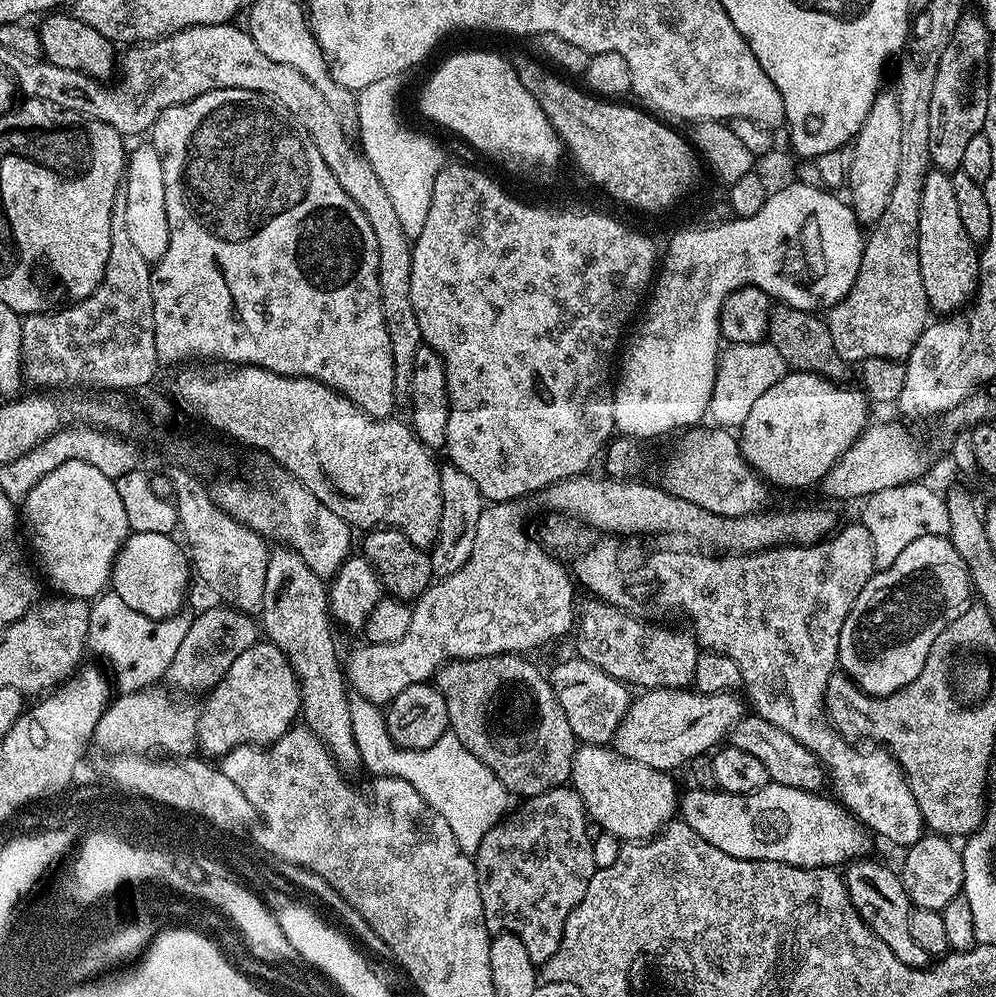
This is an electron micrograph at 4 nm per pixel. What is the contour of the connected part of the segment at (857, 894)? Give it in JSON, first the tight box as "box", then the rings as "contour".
{"box":[843,858,930,969],"contour":[[[861,858],[851,861],[847,865],[846,871],[843,873],[844,885],[848,888],[848,897],[852,899],[852,905],[856,907],[856,913],[866,922],[866,926],[878,937],[882,942],[886,942],[886,946],[890,946],[890,950],[894,950],[894,958],[898,958],[898,962],[902,962],[911,968],[927,969],[929,967],[930,956],[918,943],[914,942],[910,936],[910,922],[908,916],[911,915],[913,907],[908,902],[908,895],[904,889],[904,883],[900,880],[899,871],[895,867],[887,868],[884,864],[875,864],[872,858]]]}

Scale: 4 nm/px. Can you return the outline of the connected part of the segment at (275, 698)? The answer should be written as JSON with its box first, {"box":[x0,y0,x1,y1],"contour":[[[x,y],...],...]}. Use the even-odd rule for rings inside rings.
{"box":[196,642,300,758],"contour":[[[257,642],[250,650],[242,650],[230,670],[207,693],[205,704],[200,708],[200,721],[196,742],[199,751],[208,758],[225,756],[232,748],[240,744],[273,744],[282,734],[297,723],[300,711],[300,679],[294,674],[286,654],[278,646],[267,642]]]}

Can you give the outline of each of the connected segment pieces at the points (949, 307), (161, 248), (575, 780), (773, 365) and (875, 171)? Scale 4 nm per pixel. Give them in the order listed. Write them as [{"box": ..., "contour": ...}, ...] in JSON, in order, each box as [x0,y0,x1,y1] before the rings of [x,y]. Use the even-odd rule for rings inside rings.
[{"box":[918,171,980,314],"contour":[[[931,171],[926,174],[926,182],[922,185],[922,214],[918,214],[918,262],[922,266],[922,286],[926,286],[928,307],[936,314],[951,314],[959,312],[976,294],[976,284],[980,281],[980,257],[977,245],[966,234],[966,226],[962,226],[962,217],[958,215],[958,201],[954,195],[954,182],[947,172]]]},{"box":[122,142,170,262],"contour":[[[140,142],[136,149],[131,149],[126,160],[126,179],[122,184],[122,194],[126,198],[126,230],[135,248],[142,253],[142,258],[155,262],[166,254],[166,246],[170,242],[170,230],[166,222],[166,186],[162,182],[162,158],[158,150],[150,142]]]},{"box":[571,744,678,842],"contour":[[[580,744],[572,759],[571,787],[582,798],[591,823],[624,842],[643,842],[656,835],[678,812],[673,777],[642,762],[619,756],[603,744]]]},{"box":[708,344,789,430],"contour":[[[728,344],[721,351],[716,366],[714,390],[708,407],[711,423],[729,430],[739,429],[750,415],[754,402],[758,402],[758,397],[766,394],[766,390],[770,390],[770,386],[774,386],[774,382],[778,382],[789,371],[782,354],[778,354],[772,344]]]},{"box":[846,90,902,226],"contour":[[[892,90],[881,91],[876,97],[874,106],[870,106],[870,114],[866,122],[862,122],[860,132],[857,134],[854,143],[851,145],[852,161],[848,171],[848,183],[846,192],[849,192],[852,212],[856,215],[861,225],[871,226],[878,218],[882,218],[882,210],[886,210],[886,201],[890,199],[890,190],[894,190],[894,178],[898,178],[899,148],[901,146],[902,125],[898,118],[898,102],[896,93]]]}]

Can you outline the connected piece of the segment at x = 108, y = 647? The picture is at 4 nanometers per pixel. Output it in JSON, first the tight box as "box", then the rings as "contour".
{"box":[87,590,193,693],"contour":[[[108,590],[91,601],[88,610],[88,643],[87,651],[101,656],[108,663],[107,671],[114,681],[117,693],[141,691],[159,685],[164,680],[170,662],[174,662],[174,654],[178,654],[178,646],[182,646],[182,638],[186,638],[186,630],[190,630],[193,613],[181,610],[168,620],[151,620],[146,614],[138,614],[138,610],[130,610],[126,602],[119,600],[115,592]]]}

